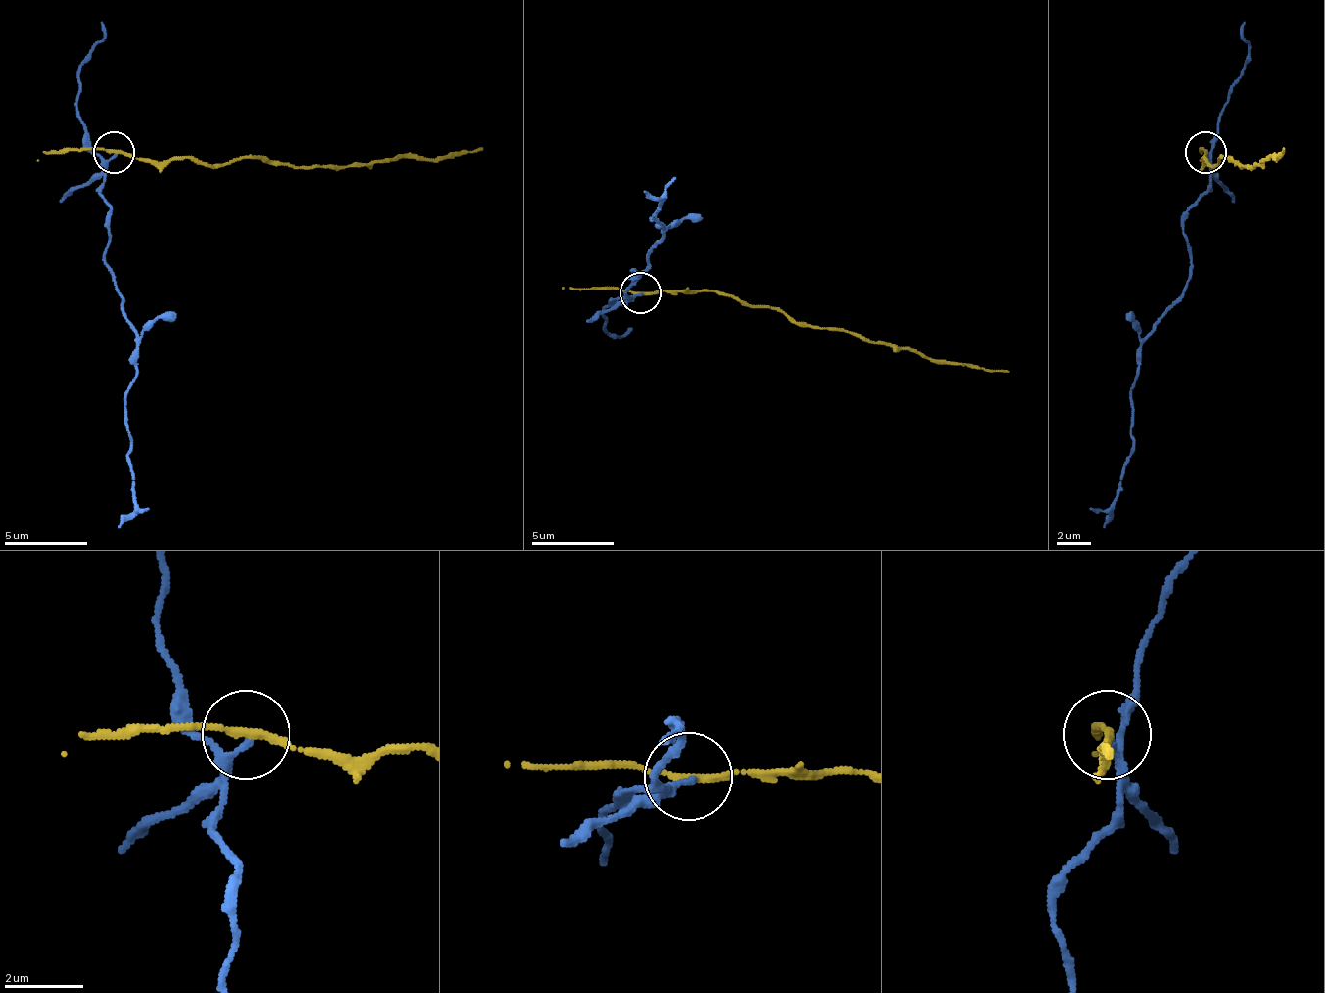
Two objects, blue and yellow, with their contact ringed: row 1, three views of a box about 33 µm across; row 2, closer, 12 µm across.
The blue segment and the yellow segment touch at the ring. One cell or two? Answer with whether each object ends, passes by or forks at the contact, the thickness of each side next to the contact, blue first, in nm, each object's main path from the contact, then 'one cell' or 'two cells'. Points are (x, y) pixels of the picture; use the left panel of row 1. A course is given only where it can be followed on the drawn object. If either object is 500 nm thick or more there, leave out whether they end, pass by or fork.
blue passes by; yellow passes by; calibres 150 and 190 nm; course blue (115, 155), (103, 193), (111, 225), (107, 246), (135, 346), (127, 437), (135, 508), (119, 529); course yellow (115, 151), (160, 163), (268, 159), (289, 167), (343, 167), (405, 159), (451, 159), (484, 146); two cells

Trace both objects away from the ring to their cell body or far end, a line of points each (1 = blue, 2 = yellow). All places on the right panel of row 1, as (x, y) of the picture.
1: (1206, 155), (1206, 193), (1182, 225), (1190, 246), (1190, 280), (1140, 346), (1131, 437), (1116, 508), (1103, 529)
2: (1206, 151), (1202, 163), (1231, 159), (1240, 167), (1252, 167), (1277, 159), (1285, 146)

